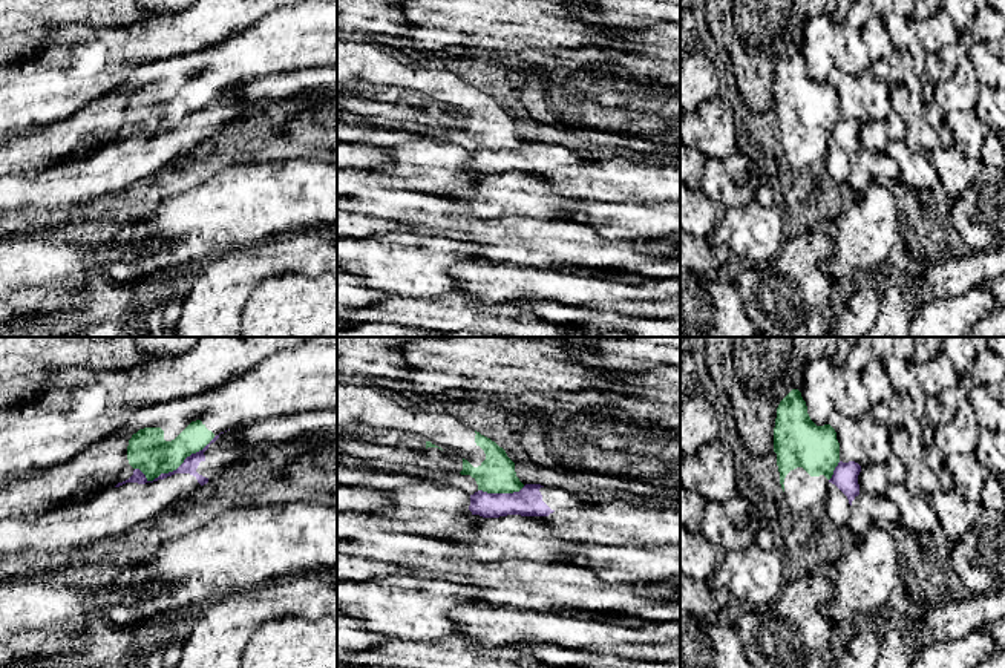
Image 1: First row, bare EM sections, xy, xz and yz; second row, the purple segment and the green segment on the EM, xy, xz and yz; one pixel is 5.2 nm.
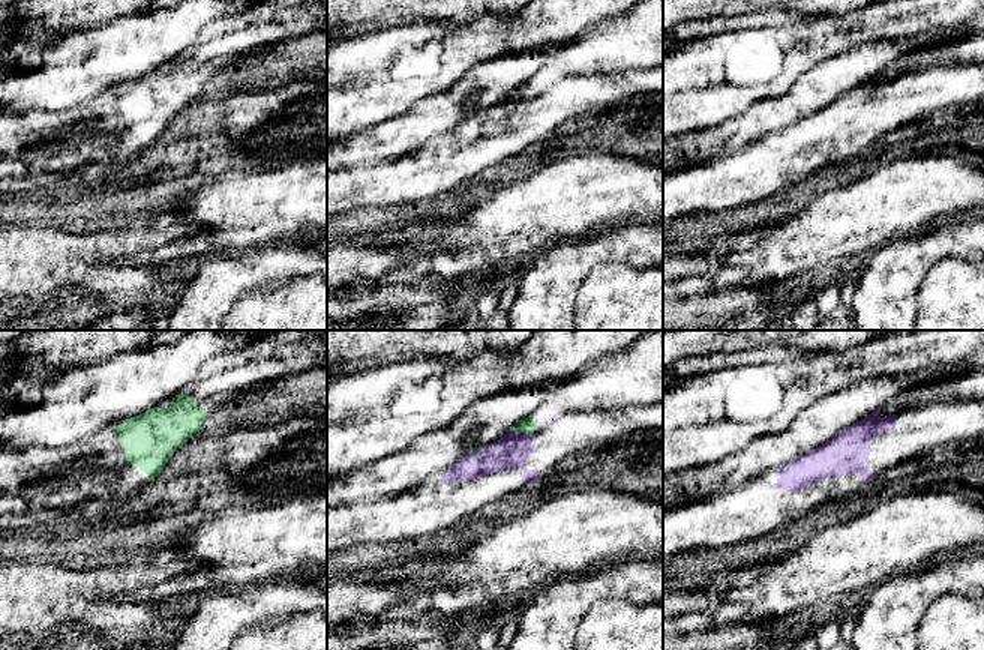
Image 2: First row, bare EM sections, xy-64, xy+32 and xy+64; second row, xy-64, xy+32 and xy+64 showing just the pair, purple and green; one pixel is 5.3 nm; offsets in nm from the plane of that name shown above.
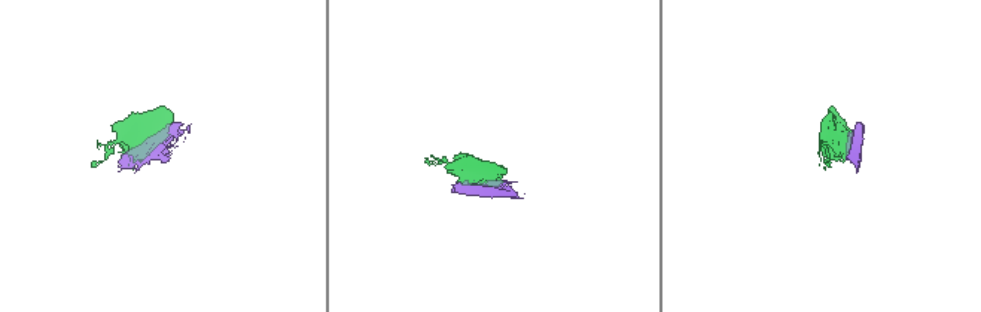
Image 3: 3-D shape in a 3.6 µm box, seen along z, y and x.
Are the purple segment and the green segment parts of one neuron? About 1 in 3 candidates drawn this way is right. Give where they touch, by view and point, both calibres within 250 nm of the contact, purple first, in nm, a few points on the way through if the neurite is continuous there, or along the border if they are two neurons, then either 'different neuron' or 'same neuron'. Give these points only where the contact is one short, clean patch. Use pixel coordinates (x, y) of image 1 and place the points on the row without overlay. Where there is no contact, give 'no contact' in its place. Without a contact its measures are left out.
xy (176, 126) | 80/220 nm | different neuron

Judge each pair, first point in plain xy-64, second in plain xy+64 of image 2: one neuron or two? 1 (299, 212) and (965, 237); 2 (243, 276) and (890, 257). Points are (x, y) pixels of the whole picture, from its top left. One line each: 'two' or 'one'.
1: two
2: one

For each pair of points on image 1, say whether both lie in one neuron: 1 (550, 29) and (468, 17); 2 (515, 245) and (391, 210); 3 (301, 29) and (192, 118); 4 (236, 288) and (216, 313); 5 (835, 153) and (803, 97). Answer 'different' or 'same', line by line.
1: same
2: same
3: different
4: same
5: different

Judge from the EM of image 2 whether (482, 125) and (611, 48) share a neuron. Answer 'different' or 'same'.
different

